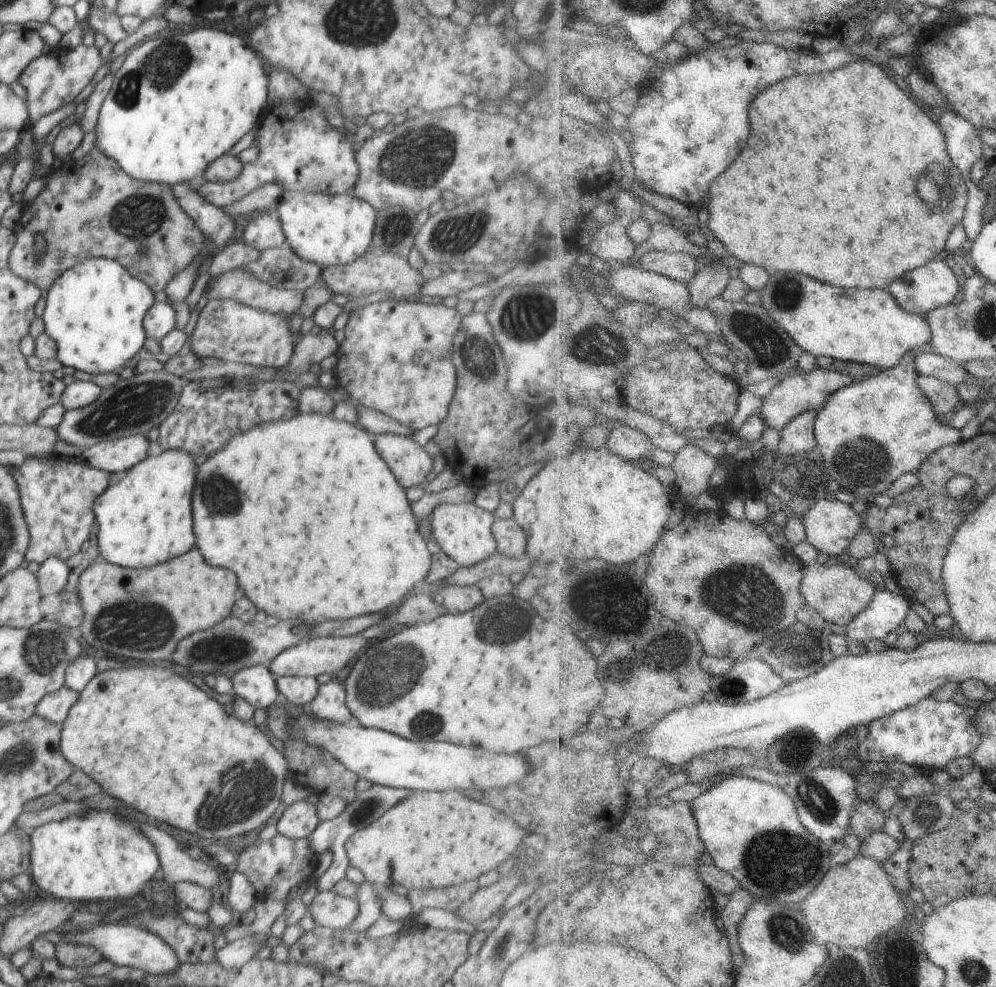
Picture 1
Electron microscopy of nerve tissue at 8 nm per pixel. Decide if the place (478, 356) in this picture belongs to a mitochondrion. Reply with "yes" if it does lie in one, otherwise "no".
yes

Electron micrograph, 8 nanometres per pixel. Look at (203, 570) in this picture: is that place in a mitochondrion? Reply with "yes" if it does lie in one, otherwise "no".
no

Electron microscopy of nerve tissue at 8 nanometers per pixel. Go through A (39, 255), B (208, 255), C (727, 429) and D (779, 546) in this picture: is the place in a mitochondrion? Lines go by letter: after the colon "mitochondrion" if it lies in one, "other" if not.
A: other
B: other
C: other
D: other

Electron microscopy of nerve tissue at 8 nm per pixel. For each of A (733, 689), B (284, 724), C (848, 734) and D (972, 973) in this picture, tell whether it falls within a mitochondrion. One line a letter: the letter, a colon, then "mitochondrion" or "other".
A: mitochondrion
B: mitochondrion
C: other
D: mitochondrion

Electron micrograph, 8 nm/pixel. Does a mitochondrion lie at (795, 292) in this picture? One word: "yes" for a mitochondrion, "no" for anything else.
yes

